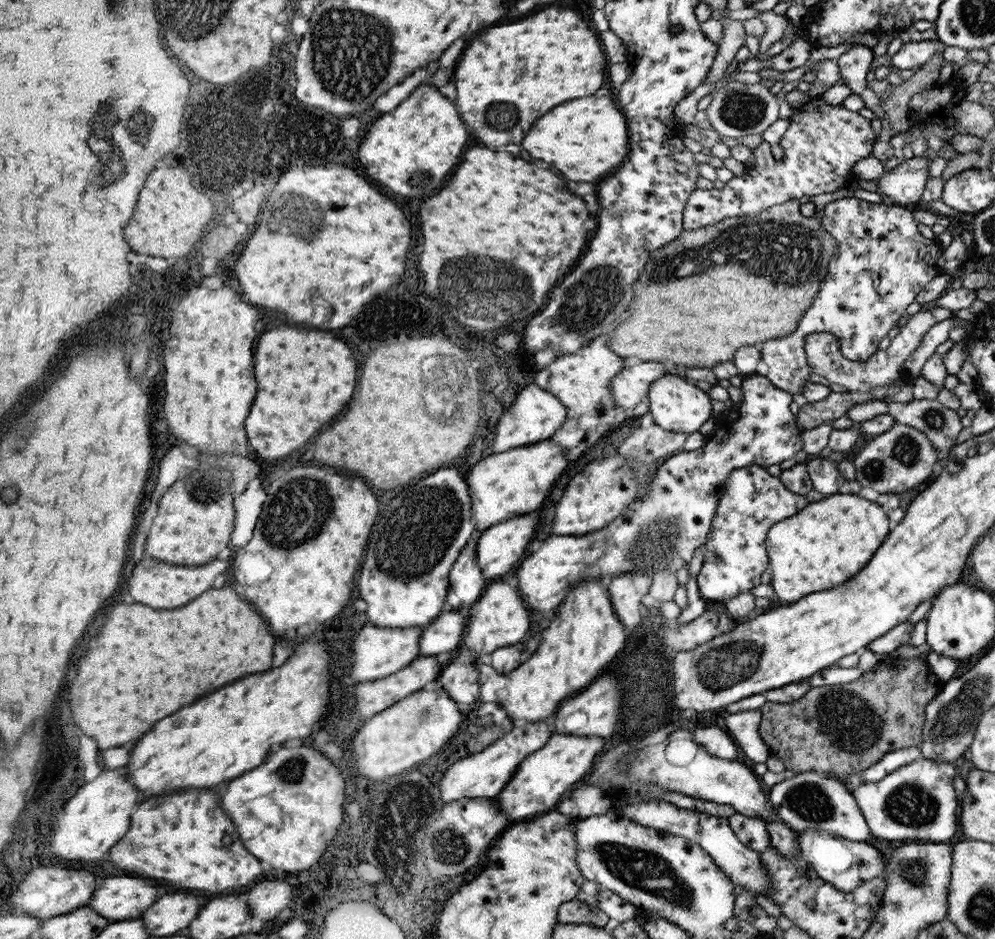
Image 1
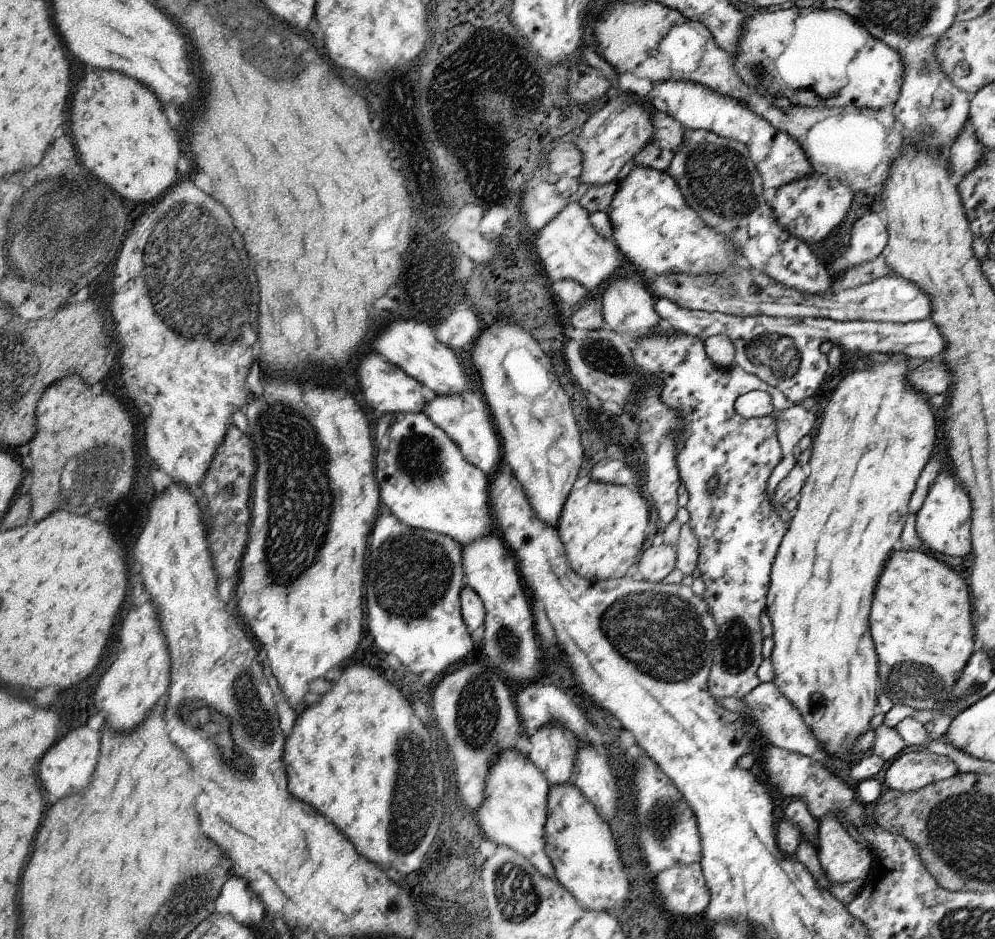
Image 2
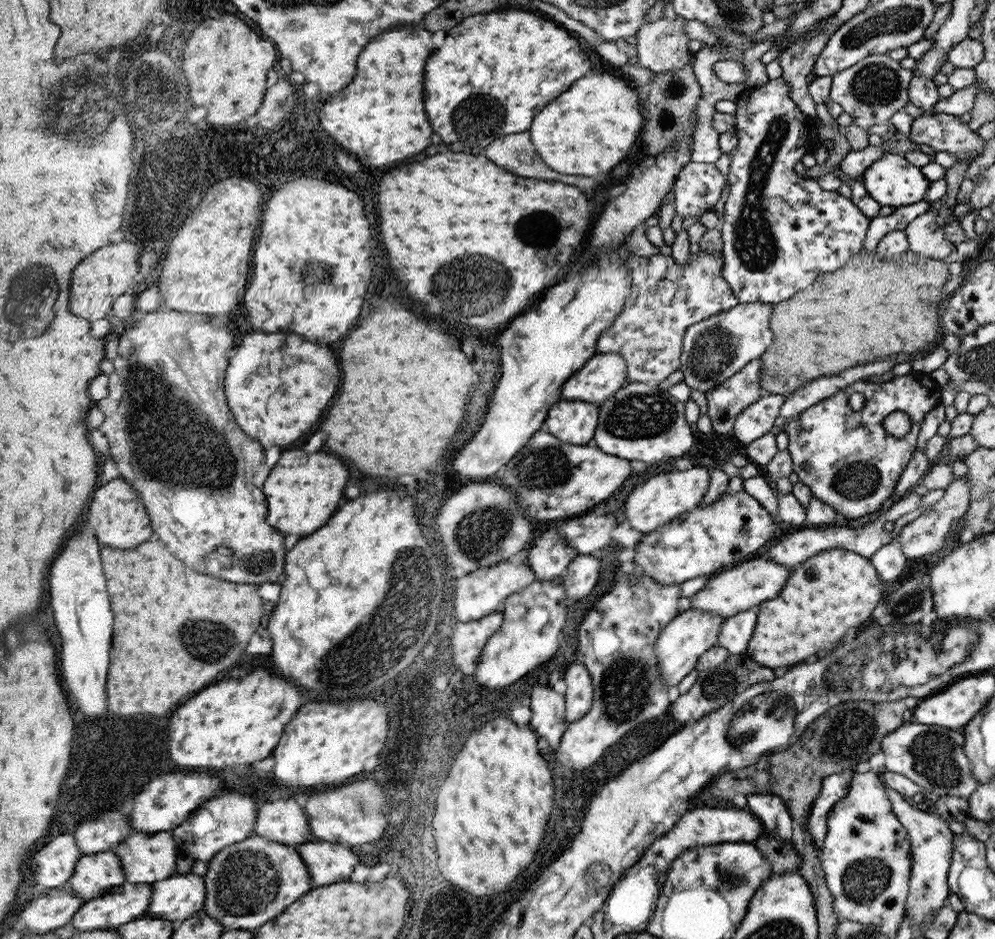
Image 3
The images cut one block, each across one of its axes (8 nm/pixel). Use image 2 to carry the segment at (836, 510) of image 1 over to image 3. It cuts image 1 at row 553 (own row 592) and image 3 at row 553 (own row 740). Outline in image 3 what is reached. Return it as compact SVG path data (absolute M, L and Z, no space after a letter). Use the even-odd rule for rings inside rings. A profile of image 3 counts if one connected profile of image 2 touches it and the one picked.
M831 548L795 566L781 594L759 604L757 636L753 632L753 644L747 646L751 660L765 668L793 666L867 620L881 600L877 574L867 560L855 552Z

